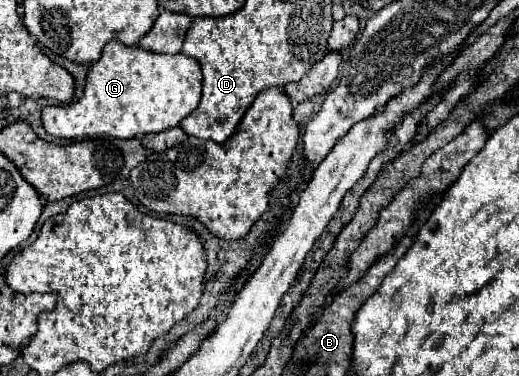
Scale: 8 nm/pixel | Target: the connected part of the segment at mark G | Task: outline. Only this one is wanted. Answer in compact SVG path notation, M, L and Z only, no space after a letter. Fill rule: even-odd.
M108 42L102 56L88 70L84 94L74 104L46 106L42 126L54 138L84 140L92 136L142 138L178 126L200 102L202 70L198 62L184 54L154 54L140 46Z

